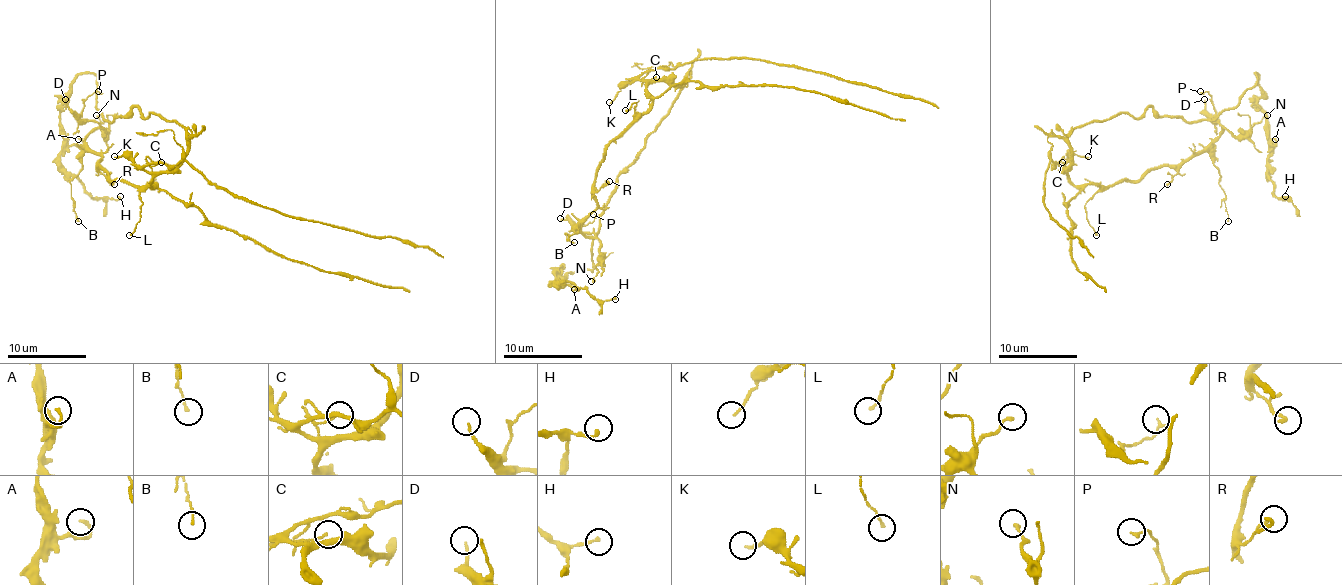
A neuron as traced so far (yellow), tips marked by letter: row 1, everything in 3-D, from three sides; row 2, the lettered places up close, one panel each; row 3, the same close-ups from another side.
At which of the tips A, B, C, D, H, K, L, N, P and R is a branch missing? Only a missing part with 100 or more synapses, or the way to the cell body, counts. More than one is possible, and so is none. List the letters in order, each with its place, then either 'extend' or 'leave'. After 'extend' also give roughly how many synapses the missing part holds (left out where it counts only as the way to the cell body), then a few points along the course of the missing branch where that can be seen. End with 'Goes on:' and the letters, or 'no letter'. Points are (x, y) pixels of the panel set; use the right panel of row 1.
A: place (1275, 139); leave
B: place (1228, 221); leave
C: place (1062, 162); leave
D: place (1204, 99); leave
H: place (1285, 196); leave
K: place (1088, 156); leave
L: place (1096, 235); leave
N: place (1267, 115); leave
P: place (1200, 91); leave
R: place (1167, 184); leave
Goes on: no letter

